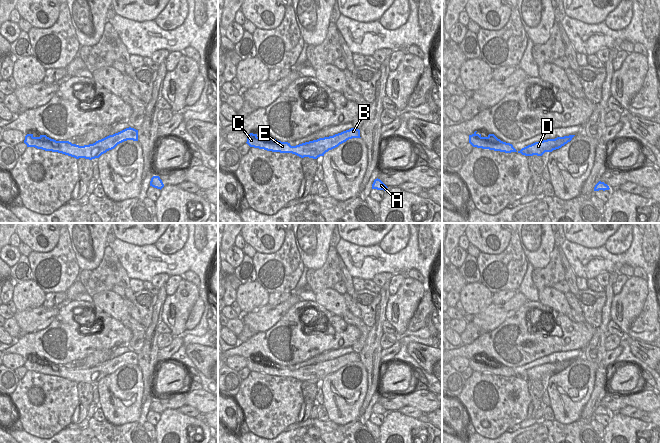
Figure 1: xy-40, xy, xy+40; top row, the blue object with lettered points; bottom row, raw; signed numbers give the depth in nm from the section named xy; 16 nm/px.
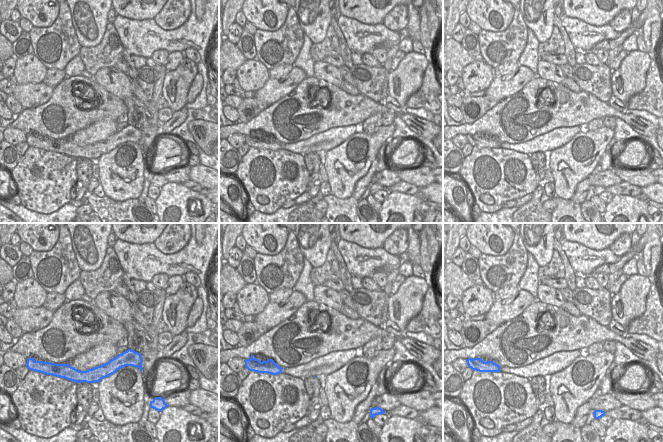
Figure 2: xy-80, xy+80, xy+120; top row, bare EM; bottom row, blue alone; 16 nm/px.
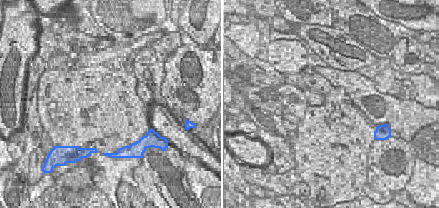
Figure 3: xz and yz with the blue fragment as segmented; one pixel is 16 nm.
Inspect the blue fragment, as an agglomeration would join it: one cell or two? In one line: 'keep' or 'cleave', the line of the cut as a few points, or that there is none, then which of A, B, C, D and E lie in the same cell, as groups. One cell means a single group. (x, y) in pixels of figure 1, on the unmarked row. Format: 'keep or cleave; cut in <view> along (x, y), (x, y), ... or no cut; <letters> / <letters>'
keep; no cut; A B C D E

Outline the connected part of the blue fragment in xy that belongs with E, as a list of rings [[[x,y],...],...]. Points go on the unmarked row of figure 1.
[[[351,352],[333,360],[319,362],[317,364],[305,366],[296,370],[291,370],[288,366],[281,366],[270,359],[258,361],[257,358],[247,358],[247,368],[250,371],[264,373],[272,376],[292,377],[301,382],[309,381],[317,383],[324,380],[326,376],[338,371],[340,368],[352,362],[361,362],[360,354]]]

